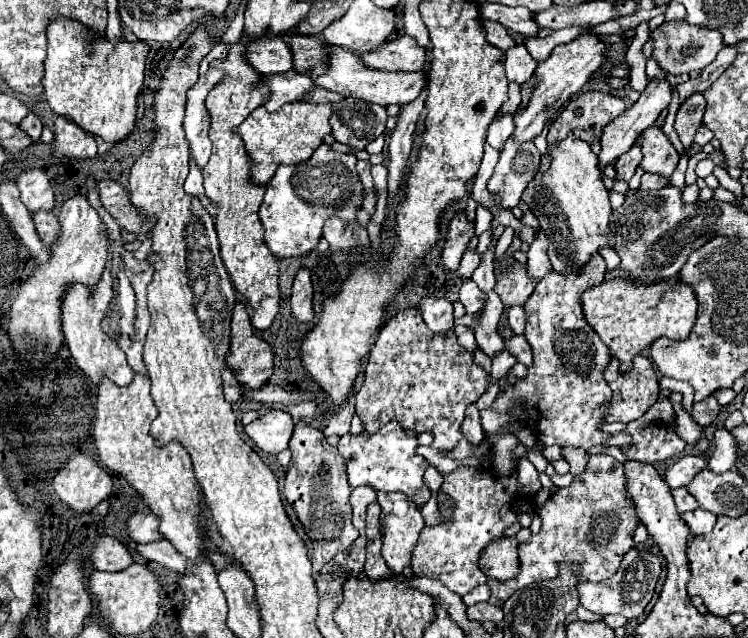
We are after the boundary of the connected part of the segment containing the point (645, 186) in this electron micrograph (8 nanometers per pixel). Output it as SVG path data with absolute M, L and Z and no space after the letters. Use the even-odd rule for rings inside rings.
M644 172L644 174L642 174L642 184L640 184L640 190L658 190L658 188L664 188L666 184L668 184L668 180L666 180L666 178Z

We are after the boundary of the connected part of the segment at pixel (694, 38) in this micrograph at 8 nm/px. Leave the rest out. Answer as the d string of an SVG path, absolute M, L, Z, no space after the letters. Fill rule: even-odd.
M684 20L664 22L660 28L652 32L654 38L654 52L652 56L658 60L660 68L668 74L688 74L692 70L700 70L714 62L716 54L722 50L724 40L718 30L710 30L704 26L690 26Z

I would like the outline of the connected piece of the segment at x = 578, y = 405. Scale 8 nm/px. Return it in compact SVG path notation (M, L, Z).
M602 256L590 260L590 268L586 268L582 276L550 272L550 276L544 276L544 280L536 284L530 300L524 304L528 314L524 338L532 346L534 362L528 366L526 378L518 378L516 384L506 382L506 388L496 396L492 408L508 414L514 404L520 404L528 428L542 446L560 444L590 450L612 436L600 430L612 400L612 390L604 380L610 350L602 344L582 312L582 294L590 286L600 284L604 272L606 264Z

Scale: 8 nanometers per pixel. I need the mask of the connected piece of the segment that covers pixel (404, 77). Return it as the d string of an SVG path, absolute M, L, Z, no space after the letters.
M338 46L330 52L328 71L315 79L315 84L320 88L340 92L344 96L360 98L360 100L366 100L372 104L382 104L382 106L410 104L426 88L426 82L428 82L426 72L382 72L382 70L374 70L374 68L368 68L366 64L362 64L362 58L358 54L348 52L344 48L338 48Z

